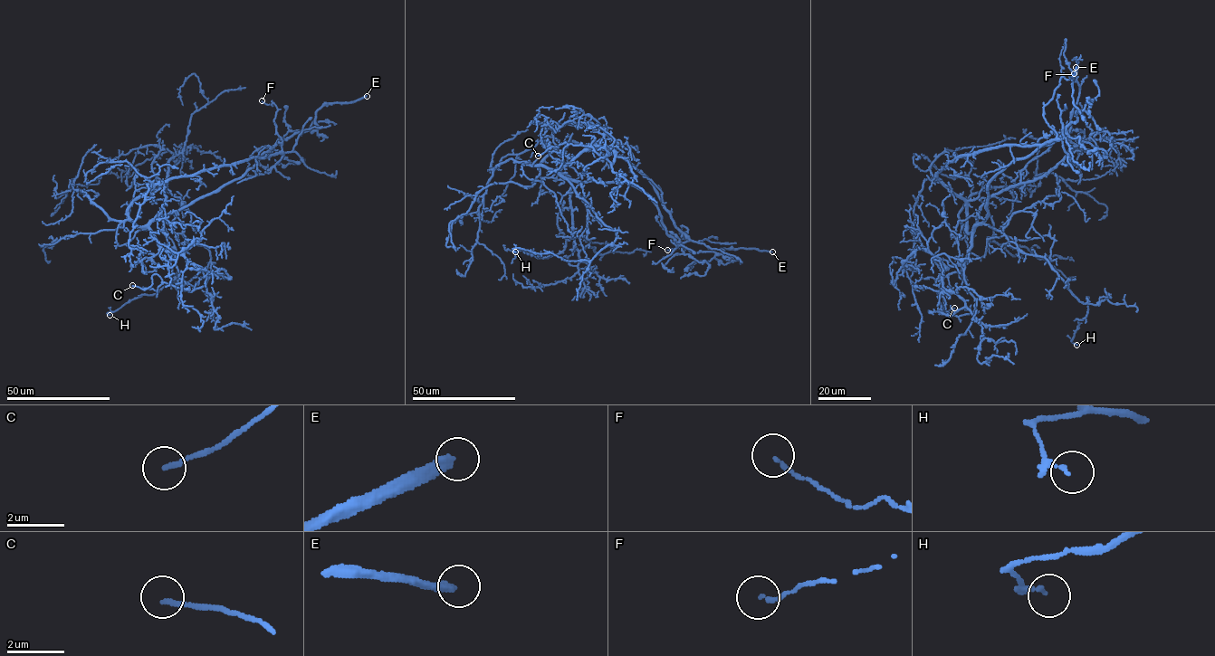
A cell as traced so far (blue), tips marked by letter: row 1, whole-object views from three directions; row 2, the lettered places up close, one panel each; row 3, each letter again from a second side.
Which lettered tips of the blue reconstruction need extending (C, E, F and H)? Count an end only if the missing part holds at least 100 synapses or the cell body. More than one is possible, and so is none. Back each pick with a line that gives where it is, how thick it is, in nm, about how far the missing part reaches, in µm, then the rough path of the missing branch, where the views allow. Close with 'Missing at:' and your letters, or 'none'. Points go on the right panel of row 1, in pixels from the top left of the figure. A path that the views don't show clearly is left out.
E: (1076, 67) | 320 nm | 160 µm | (1076, 67), (1102, 41), (1072, 63), (1083, 94), (1081, 109), (1077, 112), (1055, 114), (1035, 125)
Missing at: E

